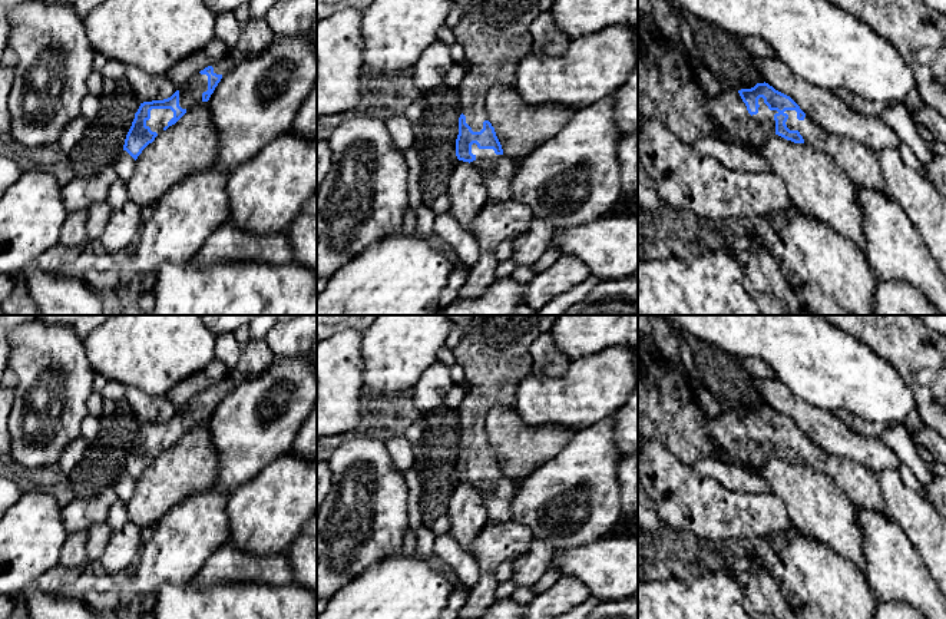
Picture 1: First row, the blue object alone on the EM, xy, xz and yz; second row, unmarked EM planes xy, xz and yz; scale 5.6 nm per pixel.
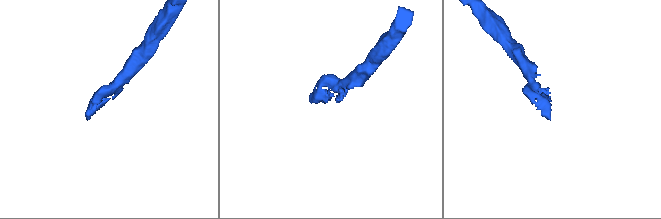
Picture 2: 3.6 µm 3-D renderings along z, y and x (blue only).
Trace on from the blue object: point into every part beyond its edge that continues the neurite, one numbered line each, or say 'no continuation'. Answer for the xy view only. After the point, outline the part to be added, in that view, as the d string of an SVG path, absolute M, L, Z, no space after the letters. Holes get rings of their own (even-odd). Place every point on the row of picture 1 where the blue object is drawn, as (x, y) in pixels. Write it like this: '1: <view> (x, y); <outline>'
1: xy (159, 118); M152 109L150 119L146 120L146 126L150 128L152 132L158 135L168 126L168 122L173 117L173 112L171 109Z

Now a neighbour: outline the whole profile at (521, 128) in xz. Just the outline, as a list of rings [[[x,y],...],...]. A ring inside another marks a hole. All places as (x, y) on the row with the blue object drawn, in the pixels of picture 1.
[[[503,85],[489,89],[483,107],[503,155],[515,162],[520,162],[542,143],[555,138],[575,113],[558,105],[527,105],[516,87]]]

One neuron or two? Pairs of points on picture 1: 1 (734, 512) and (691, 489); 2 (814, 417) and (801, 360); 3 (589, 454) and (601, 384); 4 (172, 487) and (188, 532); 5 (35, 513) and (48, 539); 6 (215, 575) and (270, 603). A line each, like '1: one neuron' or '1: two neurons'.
1: one neuron
2: two neurons
3: two neurons
4: two neurons
5: one neuron
6: two neurons

